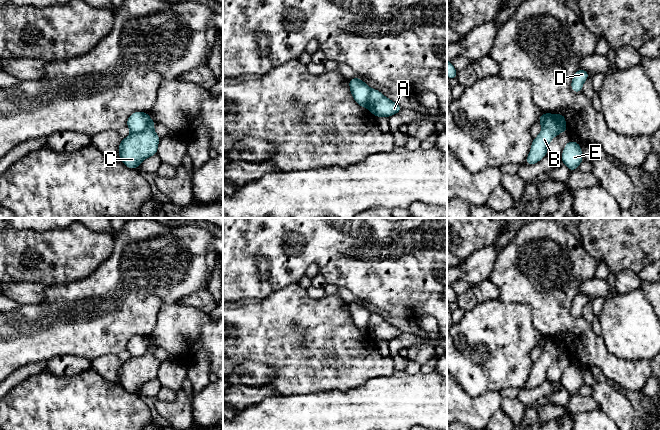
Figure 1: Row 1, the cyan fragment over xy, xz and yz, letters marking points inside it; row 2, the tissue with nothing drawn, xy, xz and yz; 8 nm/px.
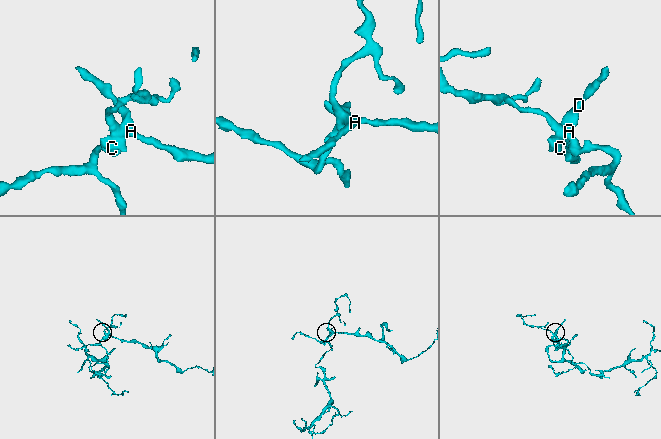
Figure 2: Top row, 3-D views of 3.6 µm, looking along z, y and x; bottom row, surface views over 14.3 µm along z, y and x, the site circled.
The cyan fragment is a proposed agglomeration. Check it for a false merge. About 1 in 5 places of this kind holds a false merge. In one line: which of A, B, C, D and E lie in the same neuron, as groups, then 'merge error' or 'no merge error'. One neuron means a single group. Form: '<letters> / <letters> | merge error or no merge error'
A B C D / E | merge error

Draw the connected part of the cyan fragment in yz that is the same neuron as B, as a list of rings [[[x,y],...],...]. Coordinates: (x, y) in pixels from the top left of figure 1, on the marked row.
[[[544,113],[545,122],[539,135],[532,140],[530,152],[525,161],[526,165],[538,163],[547,155],[547,149],[551,140],[559,133],[567,132],[564,114]]]

